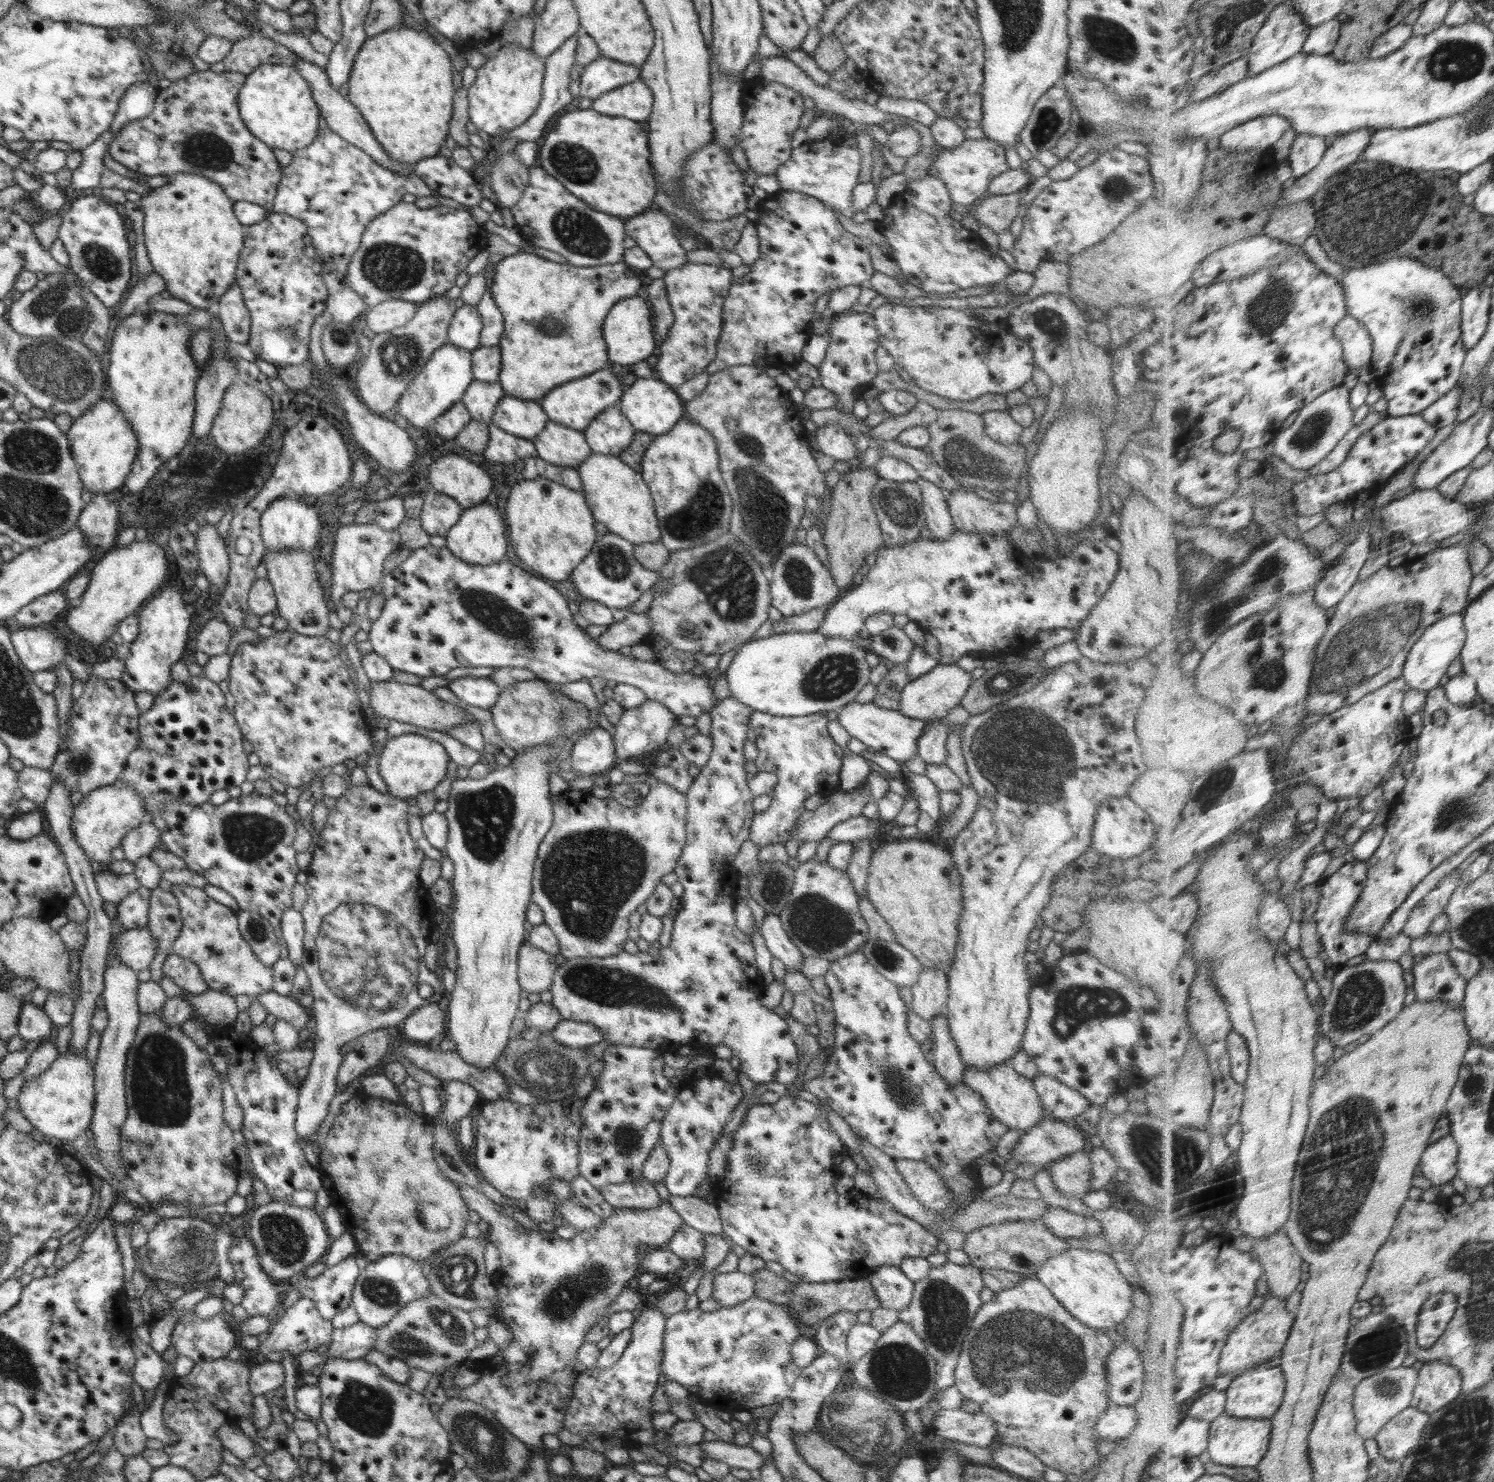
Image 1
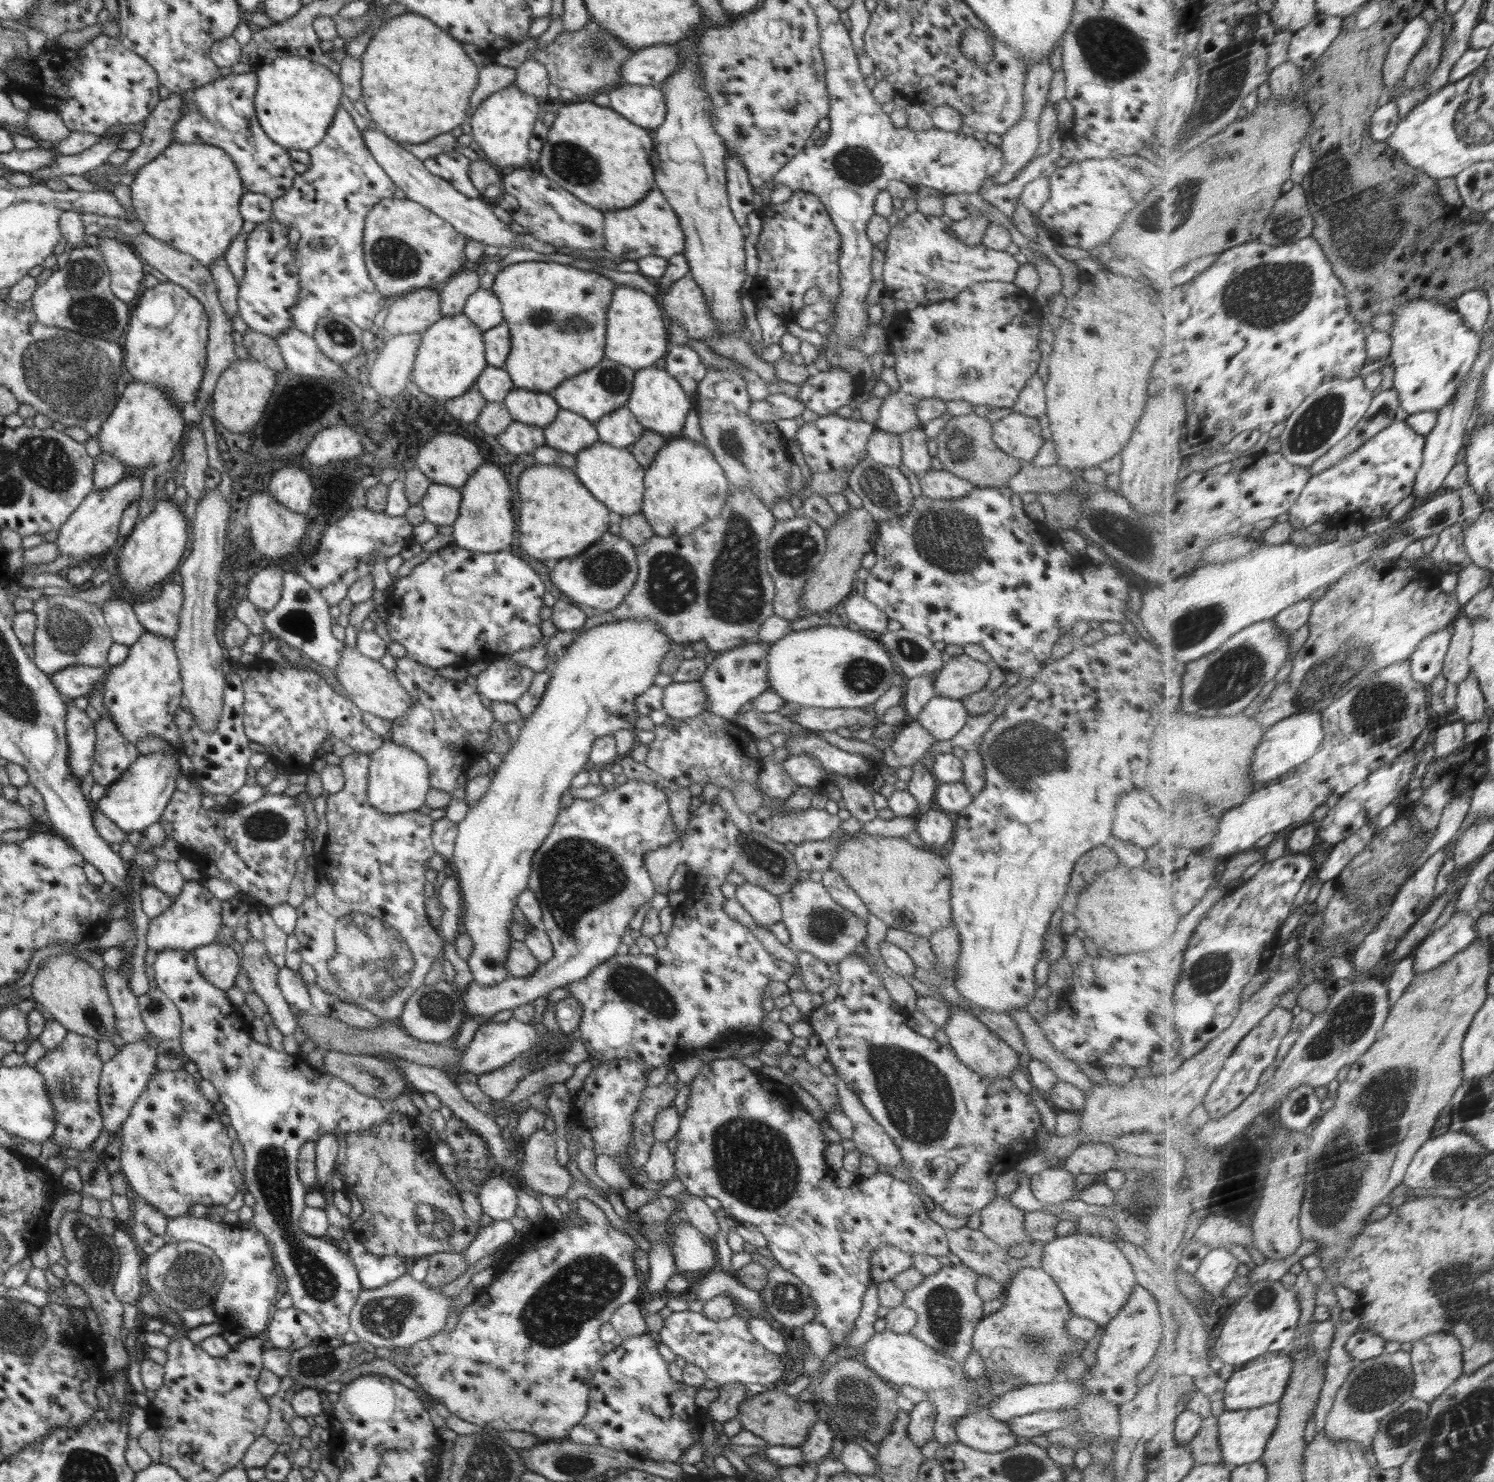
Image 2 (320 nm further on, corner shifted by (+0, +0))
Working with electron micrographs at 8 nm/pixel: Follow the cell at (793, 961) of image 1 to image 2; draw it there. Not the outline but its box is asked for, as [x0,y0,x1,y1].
[734,883,781,927]

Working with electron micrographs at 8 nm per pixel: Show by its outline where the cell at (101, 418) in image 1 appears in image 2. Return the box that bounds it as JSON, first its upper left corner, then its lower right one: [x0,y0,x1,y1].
[95,380,187,473]

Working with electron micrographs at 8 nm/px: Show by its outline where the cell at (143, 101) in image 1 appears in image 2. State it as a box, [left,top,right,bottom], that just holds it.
[32,134,122,179]

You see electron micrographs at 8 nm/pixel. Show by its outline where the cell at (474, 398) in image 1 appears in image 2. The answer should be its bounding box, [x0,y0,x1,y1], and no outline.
[474,365,516,403]

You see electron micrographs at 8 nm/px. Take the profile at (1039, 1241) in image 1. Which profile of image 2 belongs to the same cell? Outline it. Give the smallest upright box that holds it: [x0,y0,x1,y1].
[979,1194,1036,1250]

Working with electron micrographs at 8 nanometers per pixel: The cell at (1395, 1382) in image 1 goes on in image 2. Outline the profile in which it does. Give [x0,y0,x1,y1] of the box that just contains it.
[1325,1350,1417,1448]

